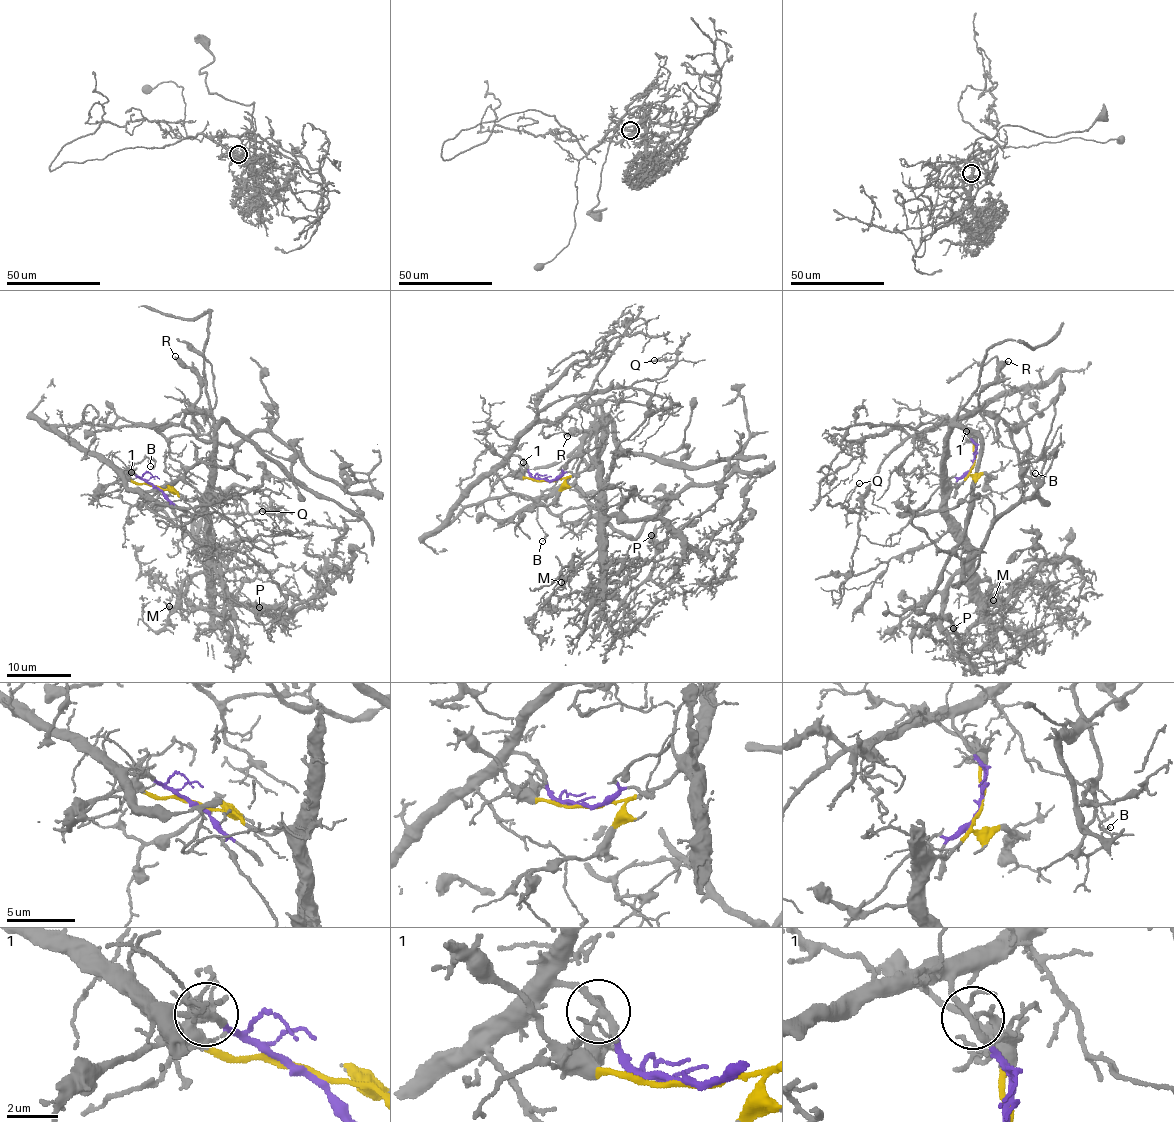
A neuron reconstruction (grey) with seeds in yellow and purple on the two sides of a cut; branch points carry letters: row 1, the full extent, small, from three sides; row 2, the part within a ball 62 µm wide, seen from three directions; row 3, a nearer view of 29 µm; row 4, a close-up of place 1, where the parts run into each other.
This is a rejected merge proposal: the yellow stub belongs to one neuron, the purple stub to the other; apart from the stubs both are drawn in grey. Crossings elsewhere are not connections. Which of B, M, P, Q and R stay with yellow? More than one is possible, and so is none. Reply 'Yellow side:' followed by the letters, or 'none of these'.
Yellow side: M, P, R

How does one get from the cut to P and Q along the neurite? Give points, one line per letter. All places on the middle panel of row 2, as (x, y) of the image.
P: (548, 481), (593, 464), (601, 520), (614, 515), (658, 519), (667, 536), (654, 544), (651, 535)
Q: (548, 480), (533, 476), (514, 453), (515, 435), (557, 400), (659, 379), (675, 362), (671, 352), (654, 360)

